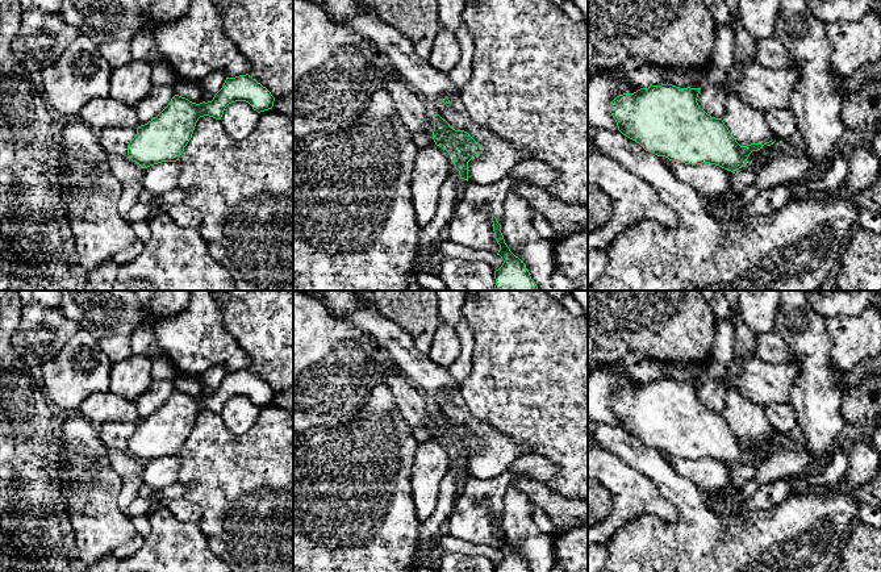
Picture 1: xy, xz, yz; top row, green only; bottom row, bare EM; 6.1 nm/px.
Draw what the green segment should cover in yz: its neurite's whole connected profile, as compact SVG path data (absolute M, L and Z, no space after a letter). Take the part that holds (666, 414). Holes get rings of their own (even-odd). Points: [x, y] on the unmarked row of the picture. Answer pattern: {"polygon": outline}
{"polygon": "M672 379L651 380L634 388L617 391L610 398L610 408L618 425L639 438L646 446L685 459L710 458L735 467L744 462L752 446L764 439L740 441L725 419L700 402L697 392L701 383L680 383Z"}

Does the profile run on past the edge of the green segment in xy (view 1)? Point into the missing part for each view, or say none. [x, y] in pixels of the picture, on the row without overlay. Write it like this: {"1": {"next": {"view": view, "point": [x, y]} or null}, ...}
{"1": {"next": null}}

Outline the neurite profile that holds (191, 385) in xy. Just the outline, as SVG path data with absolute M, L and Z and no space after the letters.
M178 372L174 380L176 389L188 393L192 397L200 398L202 397L201 384L199 377L189 377L180 372Z

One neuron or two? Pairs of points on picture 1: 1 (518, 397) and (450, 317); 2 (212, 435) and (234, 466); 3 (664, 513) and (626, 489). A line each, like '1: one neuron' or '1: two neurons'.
1: two neurons
2: one neuron
3: one neuron

